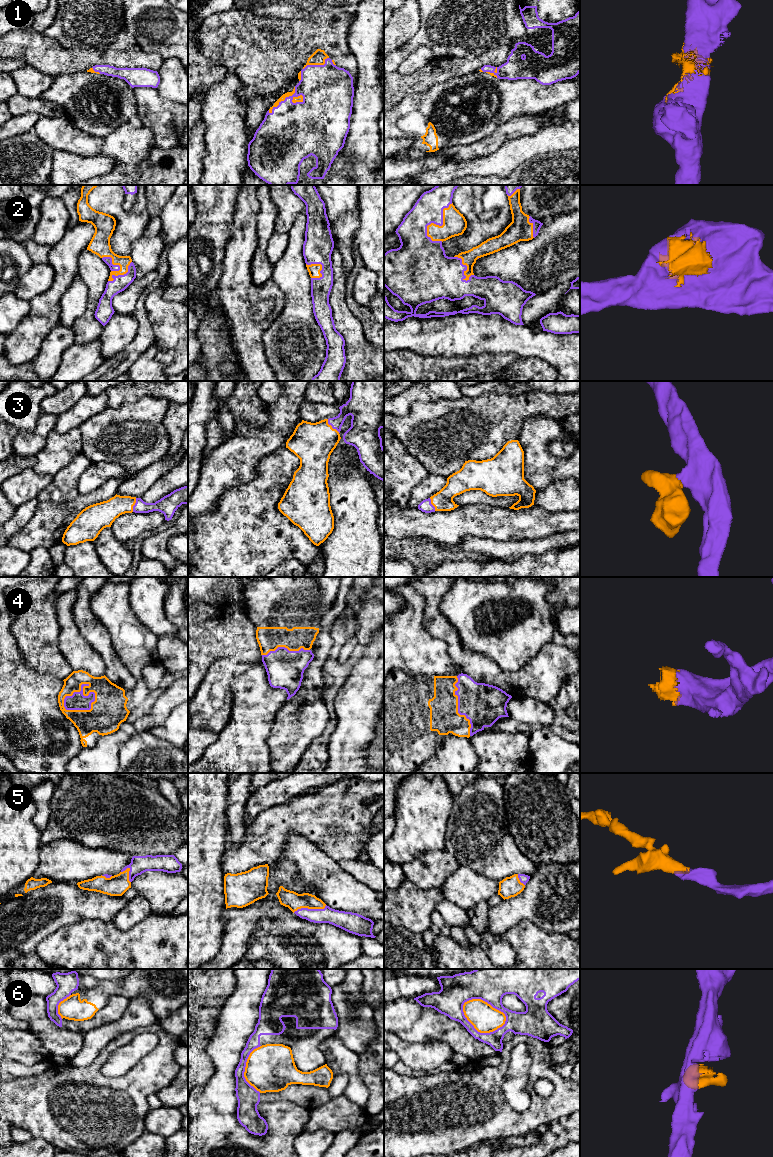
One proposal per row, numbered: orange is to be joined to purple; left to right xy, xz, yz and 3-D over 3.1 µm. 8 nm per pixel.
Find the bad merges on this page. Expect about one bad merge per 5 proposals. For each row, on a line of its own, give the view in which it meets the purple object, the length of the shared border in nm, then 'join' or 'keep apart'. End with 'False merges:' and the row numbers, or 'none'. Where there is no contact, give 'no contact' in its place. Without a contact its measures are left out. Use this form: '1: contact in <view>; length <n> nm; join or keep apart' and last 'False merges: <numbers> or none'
1: contact in xz; length 320 nm; keep apart
2: contact in yz; length 360 nm; join
3: contact in xz; length 150 nm; join
4: contact in xy; length 280 nm; join
5: contact in xz; length 280 nm; join
6: contact in yz; length 380 nm; keep apart
False merges: 1, 6

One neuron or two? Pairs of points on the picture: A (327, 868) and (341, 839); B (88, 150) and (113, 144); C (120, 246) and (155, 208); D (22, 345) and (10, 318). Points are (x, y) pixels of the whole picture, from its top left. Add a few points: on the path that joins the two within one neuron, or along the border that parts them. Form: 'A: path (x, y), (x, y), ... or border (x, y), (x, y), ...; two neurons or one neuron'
A: border (314, 843), (336, 862); two neurons
B: border (104, 139), (100, 153); two neurons
C: border (146, 205), (148, 223), (142, 235); two neurons
D: border (30, 310), (10, 333); two neurons

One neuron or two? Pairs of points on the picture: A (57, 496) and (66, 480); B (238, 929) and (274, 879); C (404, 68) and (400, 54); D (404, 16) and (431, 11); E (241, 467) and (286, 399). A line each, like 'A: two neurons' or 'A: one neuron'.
A: one neuron
B: one neuron
C: two neurons
D: two neurons
E: one neuron

